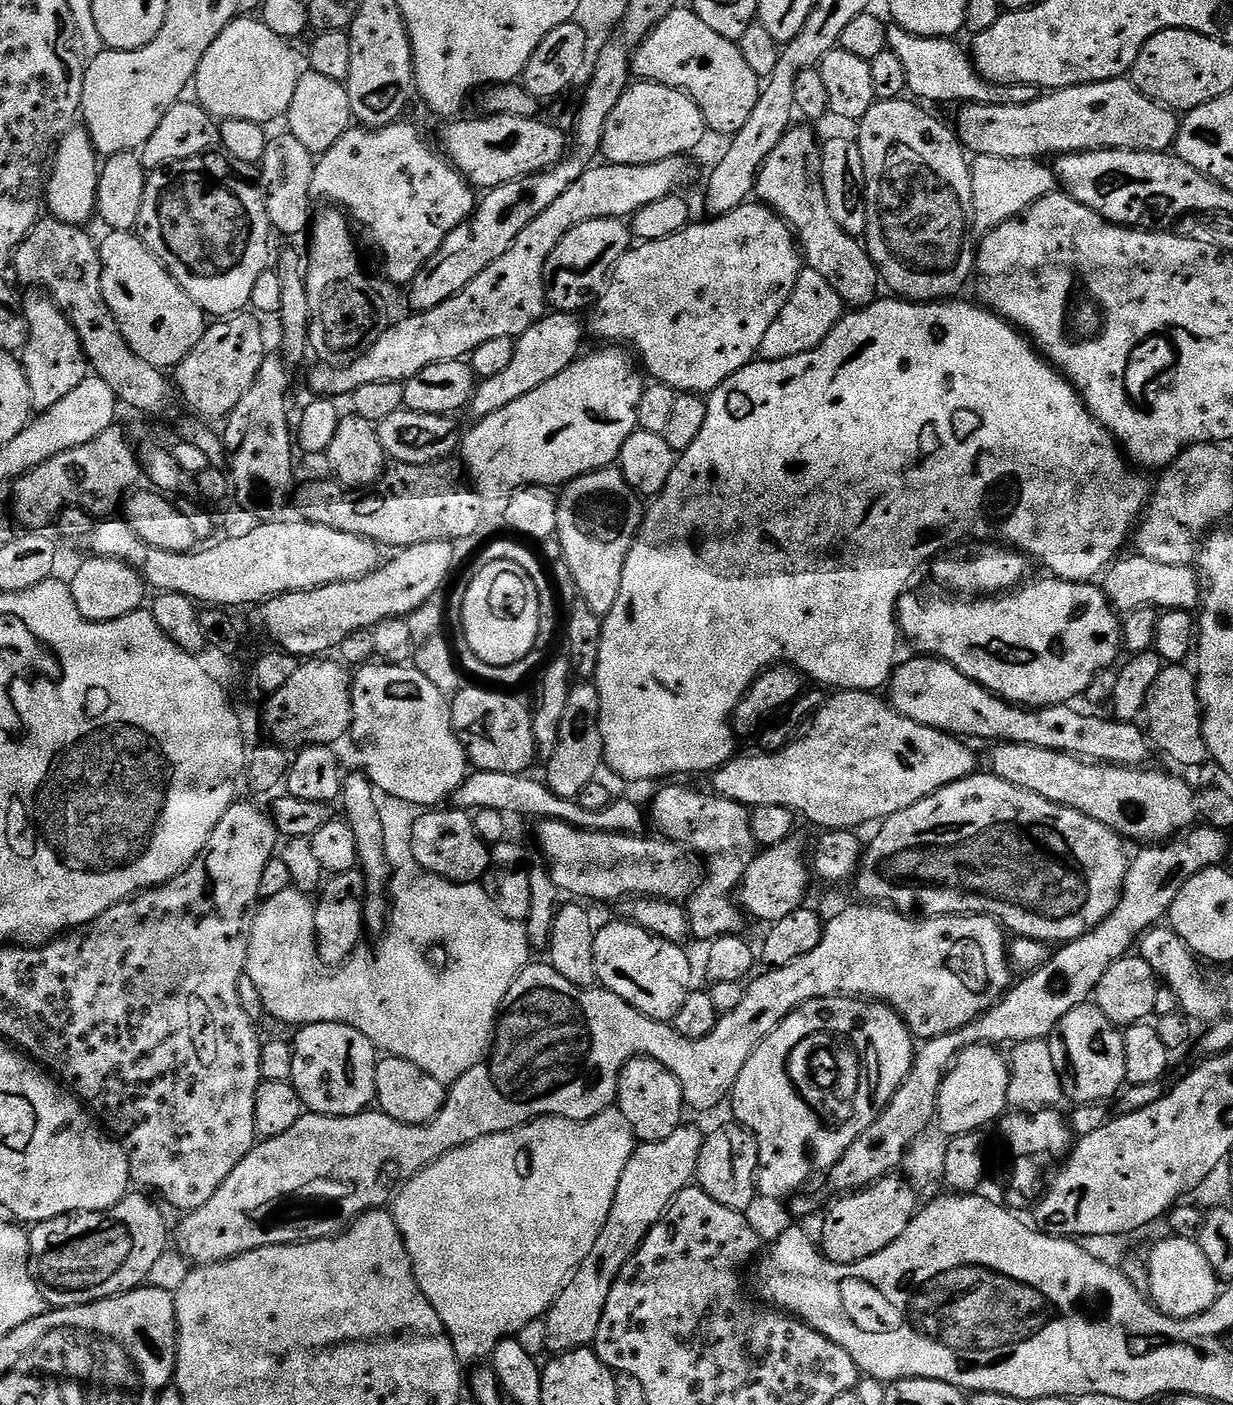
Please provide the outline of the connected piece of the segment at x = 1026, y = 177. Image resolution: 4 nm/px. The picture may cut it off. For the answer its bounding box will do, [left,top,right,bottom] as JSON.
[972,156,1057,234]

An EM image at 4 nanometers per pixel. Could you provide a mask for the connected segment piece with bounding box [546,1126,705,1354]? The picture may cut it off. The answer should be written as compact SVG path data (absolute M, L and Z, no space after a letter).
M681 1126L670 1134L670 1138L662 1138L662 1142L637 1143L630 1154L630 1162L626 1162L626 1170L622 1170L622 1178L618 1178L618 1190L614 1194L614 1206L610 1206L610 1218L606 1218L606 1226L602 1226L602 1234L594 1241L590 1254L576 1268L576 1273L569 1278L564 1289L552 1303L552 1309L546 1317L546 1342L548 1352L559 1354L575 1348L589 1347L598 1334L598 1322L602 1322L602 1310L606 1310L606 1298L610 1298L610 1290L626 1262L642 1246L646 1234L664 1217L668 1207L674 1202L682 1189L689 1187L696 1178L696 1160L704 1145L705 1133L696 1128Z

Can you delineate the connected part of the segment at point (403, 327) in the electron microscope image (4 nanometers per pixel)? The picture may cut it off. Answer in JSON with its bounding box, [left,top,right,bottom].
[312,156,696,398]

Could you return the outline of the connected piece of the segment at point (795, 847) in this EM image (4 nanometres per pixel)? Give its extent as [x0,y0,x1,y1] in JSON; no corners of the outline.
[738,838,810,925]

